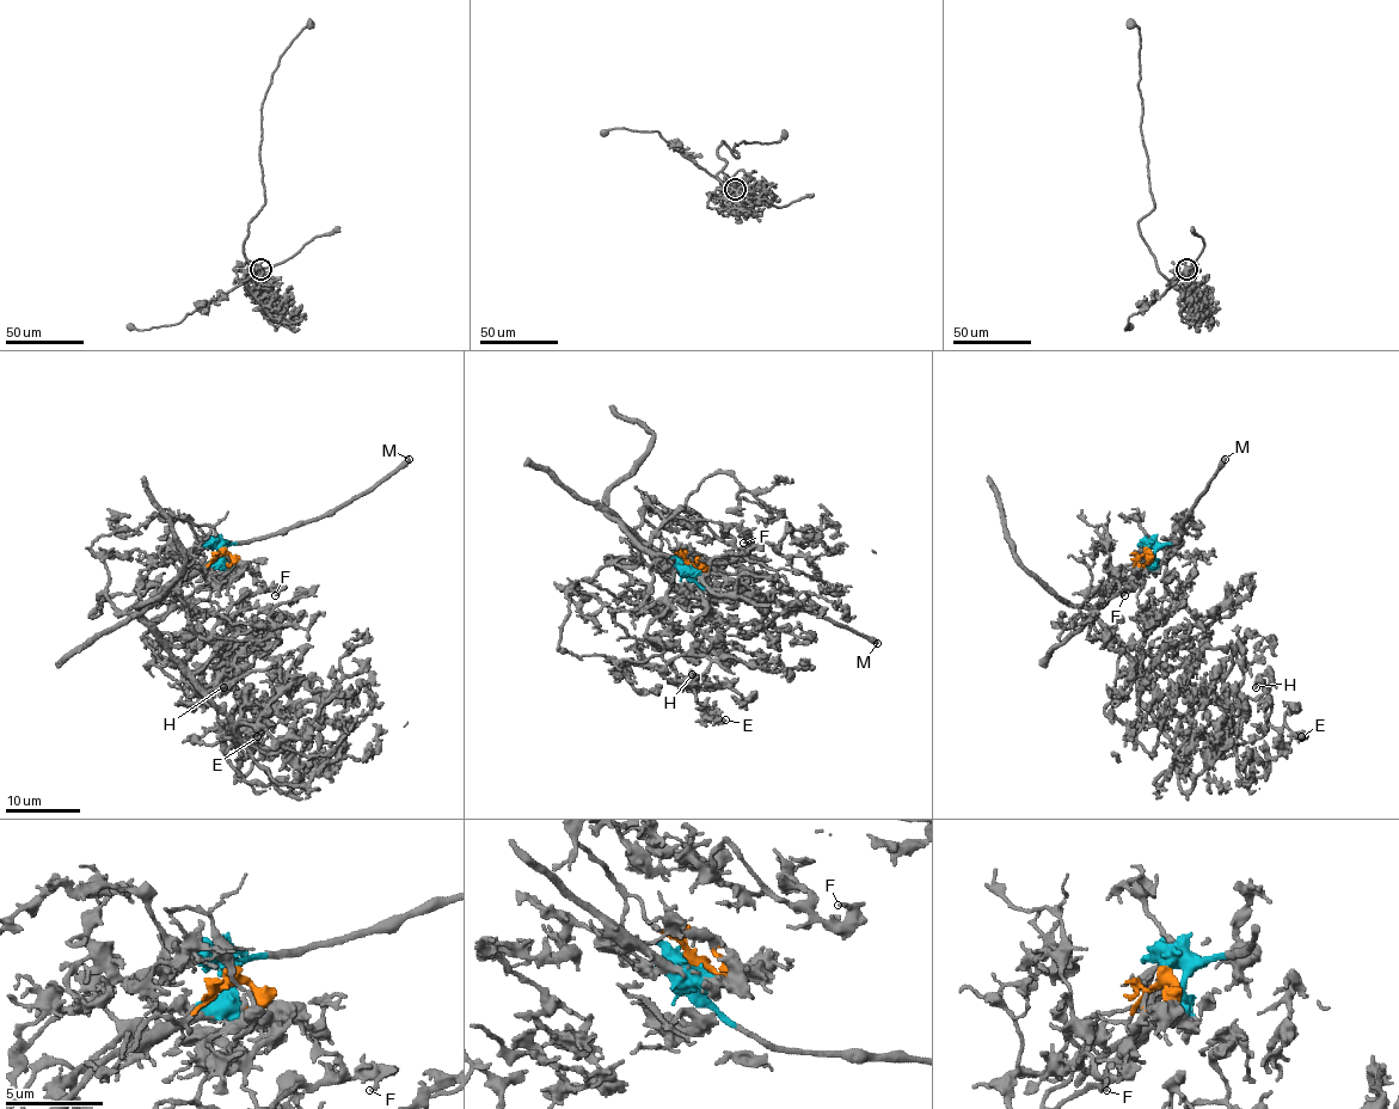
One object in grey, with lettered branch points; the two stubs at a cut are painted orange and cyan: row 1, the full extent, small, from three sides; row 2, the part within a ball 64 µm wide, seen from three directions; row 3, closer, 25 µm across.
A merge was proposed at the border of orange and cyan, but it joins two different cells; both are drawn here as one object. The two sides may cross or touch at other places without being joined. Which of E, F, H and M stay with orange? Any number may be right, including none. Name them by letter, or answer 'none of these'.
E, F, H

